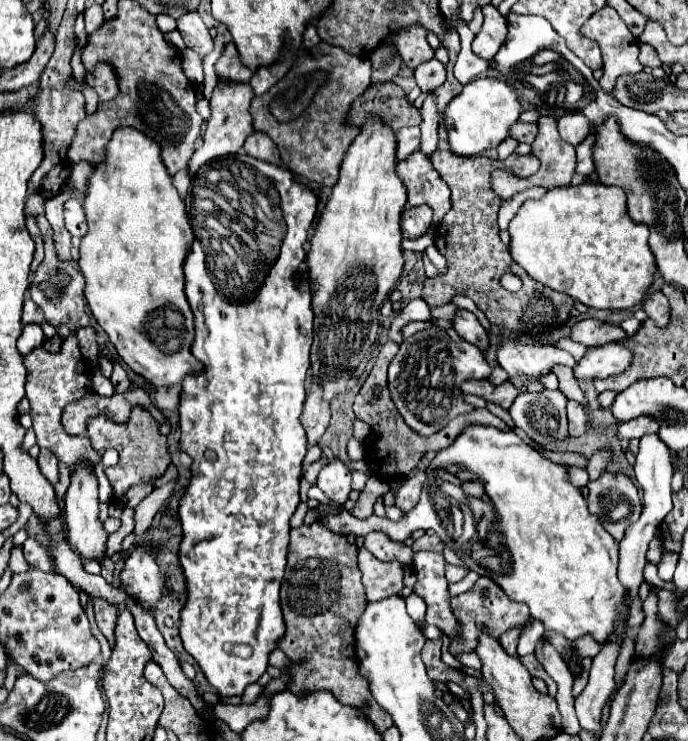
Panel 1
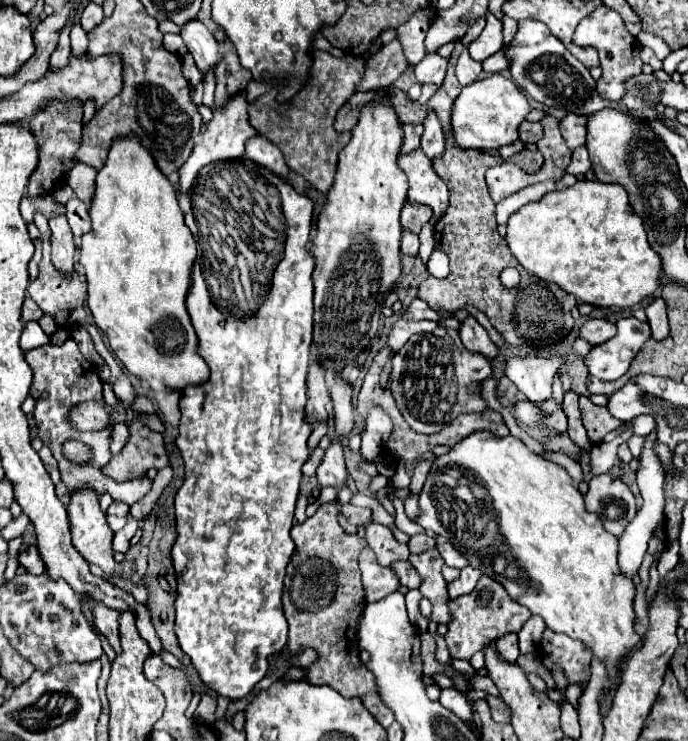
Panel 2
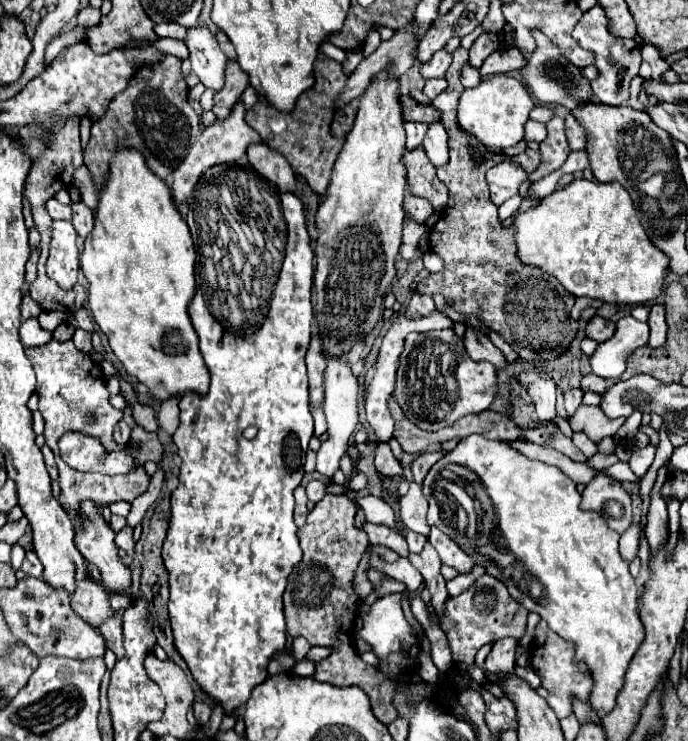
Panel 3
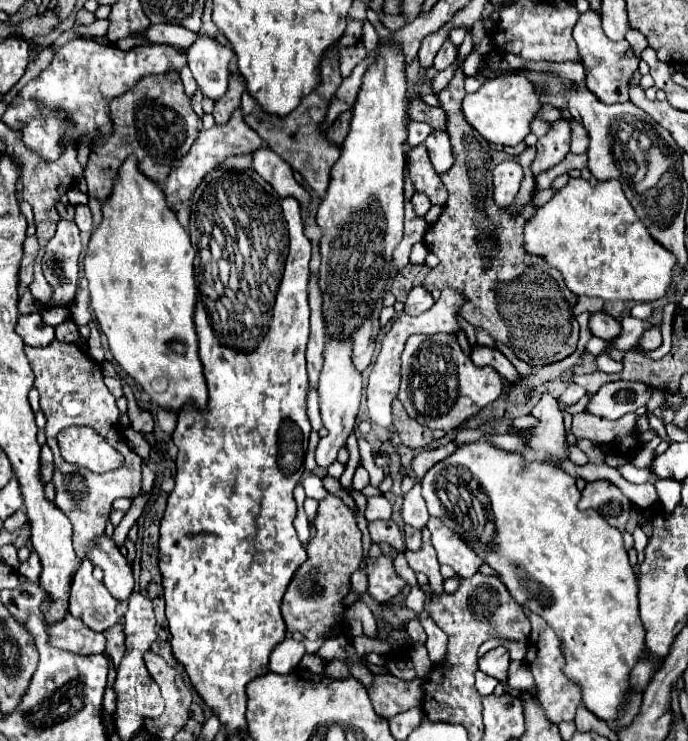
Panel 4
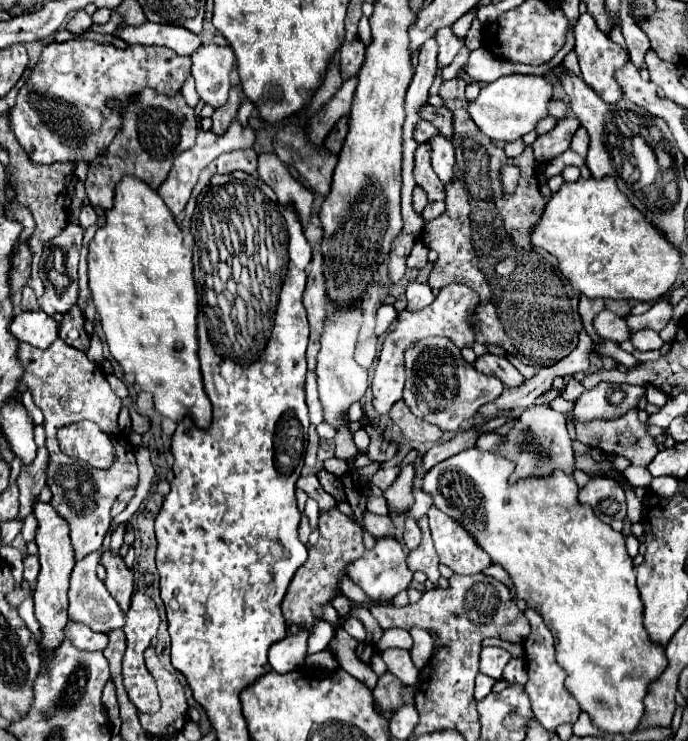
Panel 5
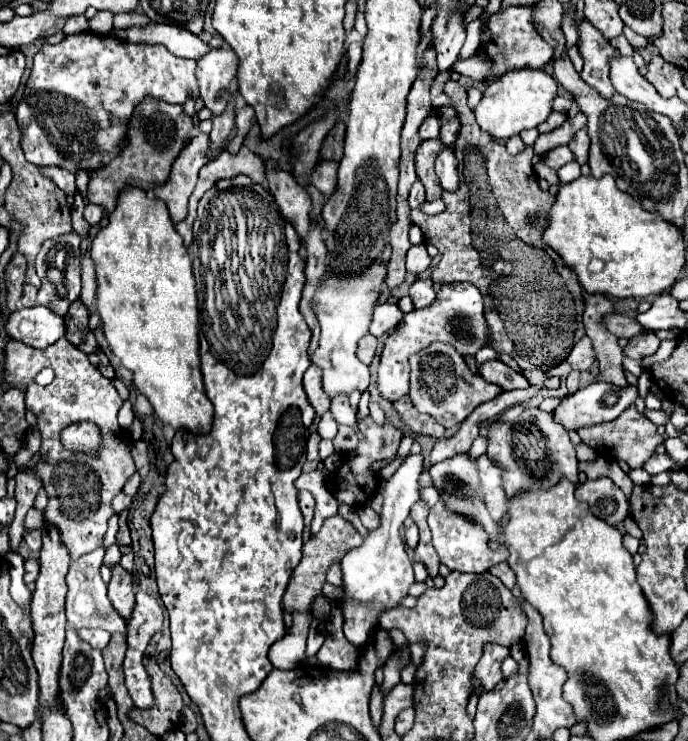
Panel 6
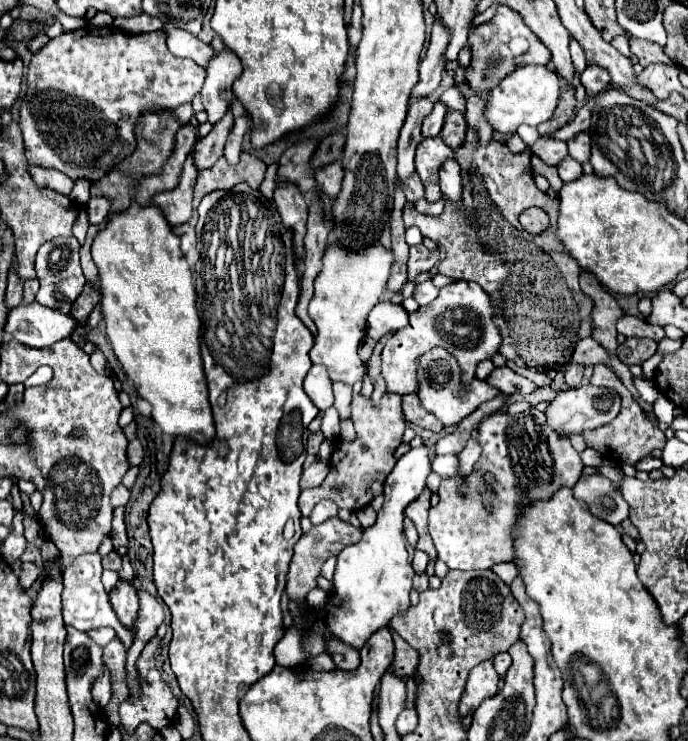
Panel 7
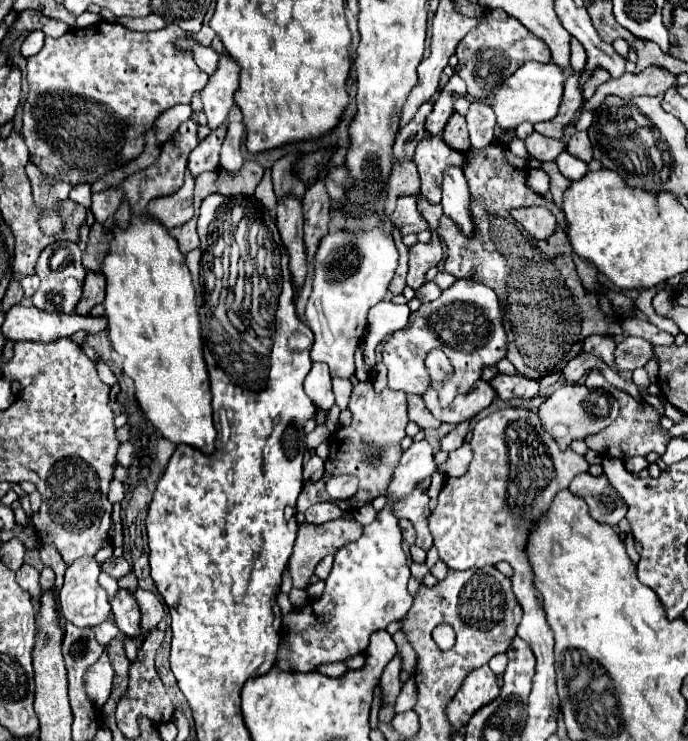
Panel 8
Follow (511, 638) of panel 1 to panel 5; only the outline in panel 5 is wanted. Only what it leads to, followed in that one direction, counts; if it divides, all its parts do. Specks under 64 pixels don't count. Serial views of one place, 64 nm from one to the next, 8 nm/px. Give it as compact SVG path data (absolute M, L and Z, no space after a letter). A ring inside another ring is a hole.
M482 648L480 656L480 672L492 676L496 680L502 678L502 670L512 656L504 648Z

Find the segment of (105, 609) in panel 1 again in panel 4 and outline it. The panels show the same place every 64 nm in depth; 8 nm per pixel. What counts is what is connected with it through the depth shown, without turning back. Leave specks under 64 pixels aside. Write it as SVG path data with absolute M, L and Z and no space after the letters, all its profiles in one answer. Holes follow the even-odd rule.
M114 624L112 628L106 628L104 636L106 636L106 654L112 658L114 666L118 666L122 656L124 656L124 632L122 632L122 624Z

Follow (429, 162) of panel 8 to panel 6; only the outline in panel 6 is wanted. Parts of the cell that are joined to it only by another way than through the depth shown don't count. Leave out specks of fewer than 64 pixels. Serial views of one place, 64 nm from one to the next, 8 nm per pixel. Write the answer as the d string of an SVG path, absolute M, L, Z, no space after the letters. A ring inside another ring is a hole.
M424 140L416 150L416 176L426 188L426 200L438 200L442 196L442 188L438 176L434 172L434 160L442 148L440 140Z

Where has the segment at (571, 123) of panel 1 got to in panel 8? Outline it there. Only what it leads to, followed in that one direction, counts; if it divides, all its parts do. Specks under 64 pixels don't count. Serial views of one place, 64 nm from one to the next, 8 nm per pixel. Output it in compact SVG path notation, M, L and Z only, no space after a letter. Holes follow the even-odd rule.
M574 132L568 140L568 148L566 148L574 158L580 158L584 162L592 160L592 144L586 132Z

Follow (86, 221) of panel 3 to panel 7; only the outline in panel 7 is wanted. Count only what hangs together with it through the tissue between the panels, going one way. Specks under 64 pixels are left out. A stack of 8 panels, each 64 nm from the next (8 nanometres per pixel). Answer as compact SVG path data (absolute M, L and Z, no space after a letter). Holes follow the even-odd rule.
M90 198L90 202L86 204L90 224L102 224L108 210L110 210L110 202L106 198Z

